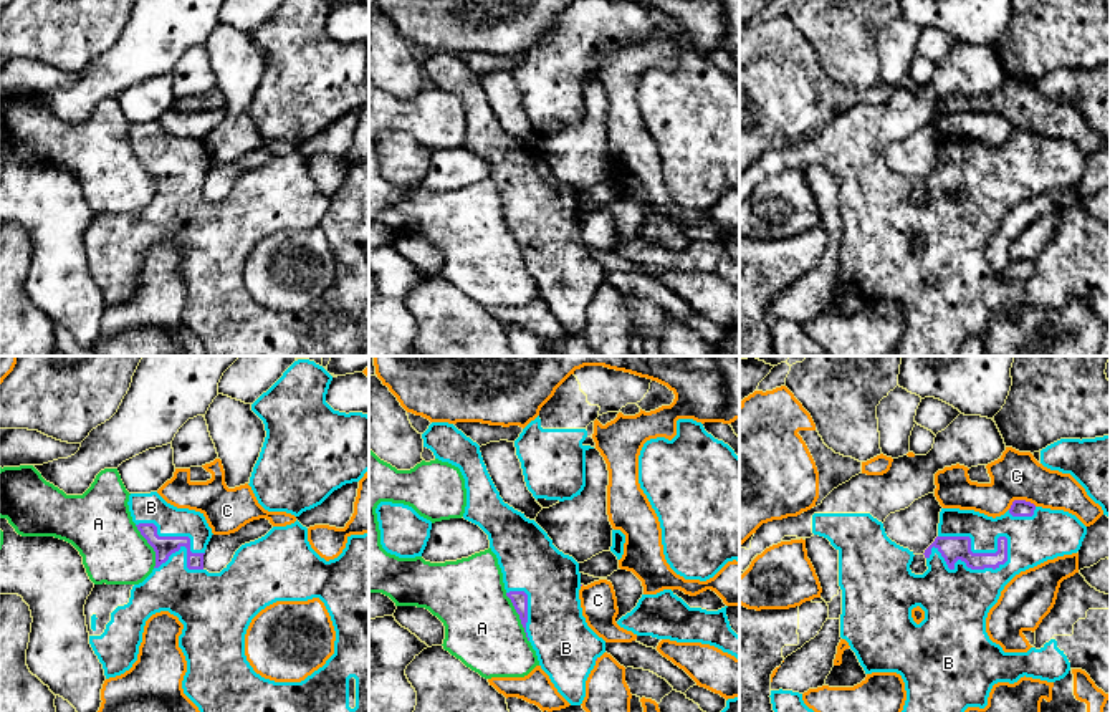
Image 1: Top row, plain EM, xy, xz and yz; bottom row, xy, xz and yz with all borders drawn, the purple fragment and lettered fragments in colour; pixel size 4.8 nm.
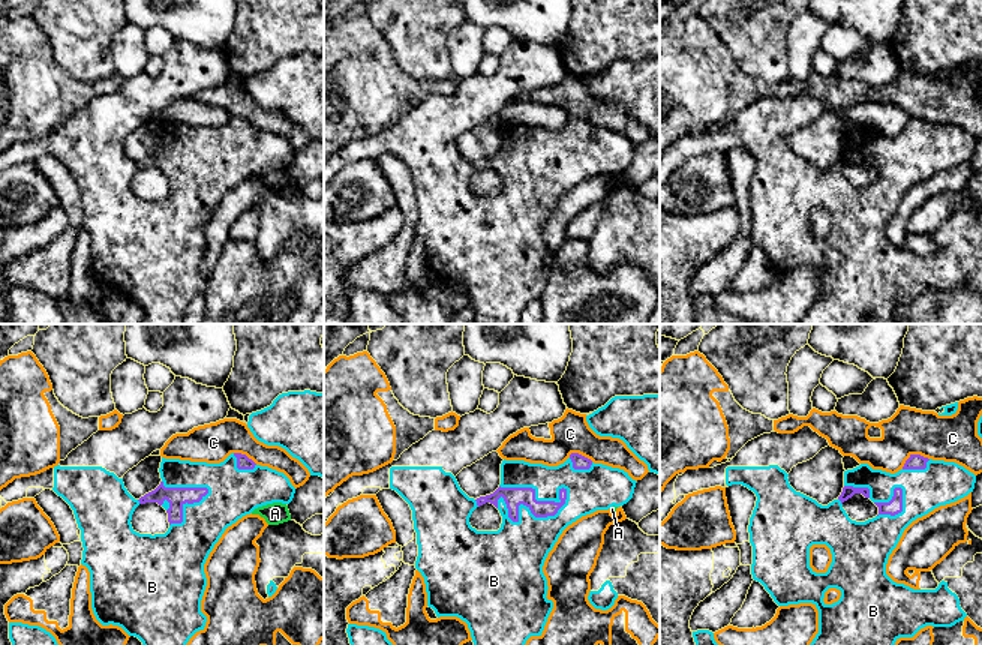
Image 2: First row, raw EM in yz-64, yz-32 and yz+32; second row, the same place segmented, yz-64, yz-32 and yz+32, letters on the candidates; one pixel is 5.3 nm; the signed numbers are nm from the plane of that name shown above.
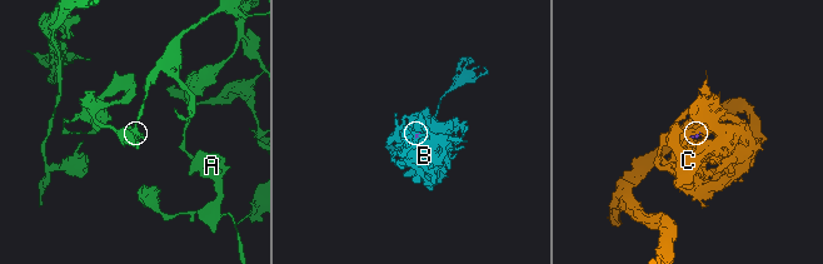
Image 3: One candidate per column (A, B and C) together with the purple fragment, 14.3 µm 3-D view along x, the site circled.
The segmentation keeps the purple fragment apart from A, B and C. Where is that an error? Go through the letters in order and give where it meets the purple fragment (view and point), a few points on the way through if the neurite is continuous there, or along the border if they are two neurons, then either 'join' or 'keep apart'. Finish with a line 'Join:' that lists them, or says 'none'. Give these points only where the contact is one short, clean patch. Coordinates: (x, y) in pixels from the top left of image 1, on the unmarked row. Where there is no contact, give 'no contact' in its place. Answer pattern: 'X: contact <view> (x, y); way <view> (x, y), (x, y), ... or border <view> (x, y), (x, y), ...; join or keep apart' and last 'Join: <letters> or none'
A: contact xz (520, 247); border xz (505, 222), (518, 244), (528, 270); keep apart
B: contact yz (971, 197); join
C: contact yz (1021, 129); keep apart
Join: B

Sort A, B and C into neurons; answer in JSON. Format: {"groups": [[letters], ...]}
{"groups": [["A"], ["B"], ["C"]]}

